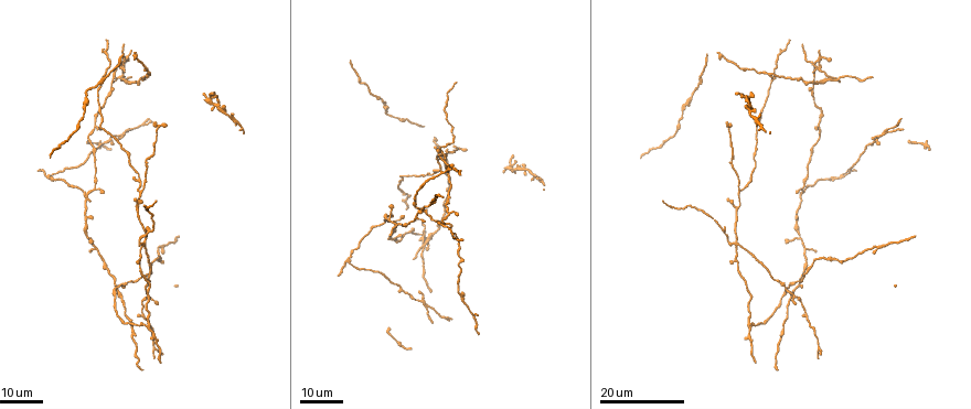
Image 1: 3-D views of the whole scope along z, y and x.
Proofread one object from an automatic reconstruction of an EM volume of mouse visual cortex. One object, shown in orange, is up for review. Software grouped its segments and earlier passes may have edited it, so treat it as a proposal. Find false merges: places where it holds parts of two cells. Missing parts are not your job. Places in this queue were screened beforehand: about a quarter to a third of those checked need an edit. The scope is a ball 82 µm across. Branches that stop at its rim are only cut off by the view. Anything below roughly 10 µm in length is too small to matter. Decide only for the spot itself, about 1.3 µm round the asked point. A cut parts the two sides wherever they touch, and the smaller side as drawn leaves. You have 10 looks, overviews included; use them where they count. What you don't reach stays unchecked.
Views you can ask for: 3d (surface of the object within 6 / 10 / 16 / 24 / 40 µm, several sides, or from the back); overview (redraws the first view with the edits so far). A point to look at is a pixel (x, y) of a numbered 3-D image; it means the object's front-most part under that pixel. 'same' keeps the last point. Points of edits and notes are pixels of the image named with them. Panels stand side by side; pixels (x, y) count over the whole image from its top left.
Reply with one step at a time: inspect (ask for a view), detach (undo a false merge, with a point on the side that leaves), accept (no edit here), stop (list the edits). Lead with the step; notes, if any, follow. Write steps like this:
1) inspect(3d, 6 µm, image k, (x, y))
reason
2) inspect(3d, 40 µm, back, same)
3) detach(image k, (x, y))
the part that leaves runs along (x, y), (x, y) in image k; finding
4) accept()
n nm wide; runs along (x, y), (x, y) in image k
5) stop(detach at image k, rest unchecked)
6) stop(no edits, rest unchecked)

inspect(3d, 24 µm, image 1, (159, 127))
three arms meet

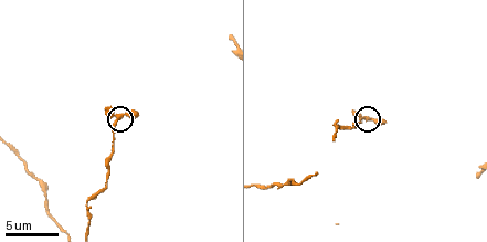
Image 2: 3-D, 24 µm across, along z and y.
inspect(3d, 6 µm, image 2, (119, 119))

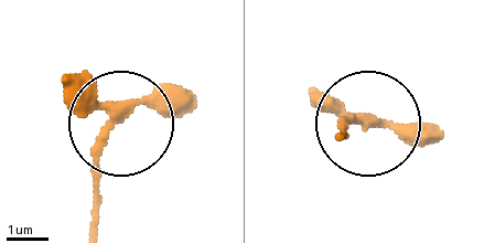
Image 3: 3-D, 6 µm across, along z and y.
accept()
200 nm wide; runs along (88, 225), (98, 151), (116, 123) in image 3; continuous, no second cell

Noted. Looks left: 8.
inspect(3d, 16 µm, image 1, (738, 191))
three-way junction

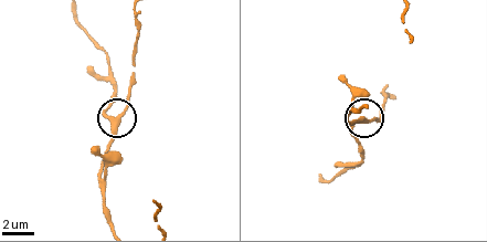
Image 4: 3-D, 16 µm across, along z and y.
inspect(3d, 10 µm, image 4, (111, 120))
zoom in

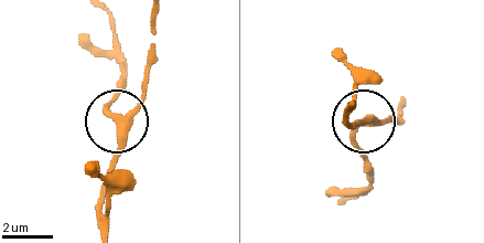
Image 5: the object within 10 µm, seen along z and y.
accept()
all the same cell

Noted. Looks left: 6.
inspect(3d, 24 µm, image 1, (738, 271))
thick turns thin

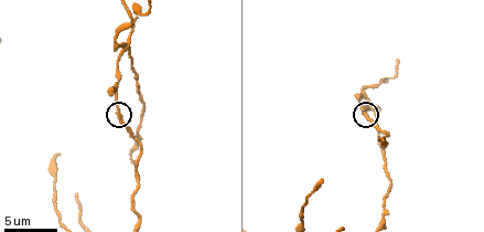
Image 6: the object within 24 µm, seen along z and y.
inspect(3d, 6 µm, image 6, (366, 114))
closer look

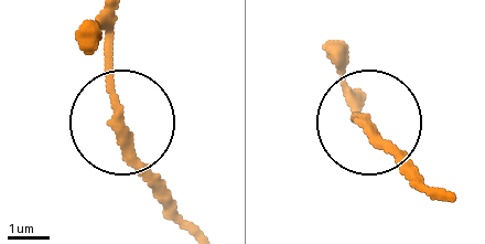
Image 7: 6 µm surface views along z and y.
inspect(3d, 6 µm, back, image 7, (369, 129))
from behind

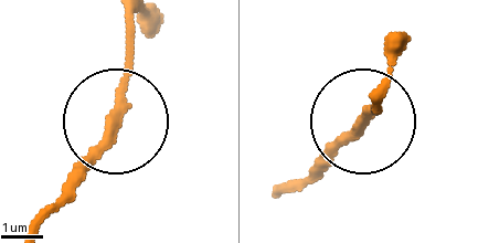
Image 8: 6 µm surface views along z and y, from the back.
accept()
runs along (282, 191), (376, 114) in image 8; continuous, no second cell

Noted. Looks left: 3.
inspect(3d, 16 µm, image 1, (118, 291))
three-way junction

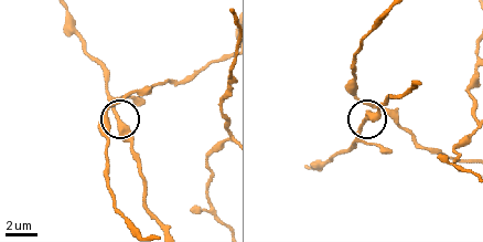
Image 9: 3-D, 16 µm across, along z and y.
inspect(3d, 6 µm, image 9, (116, 118))
closer look

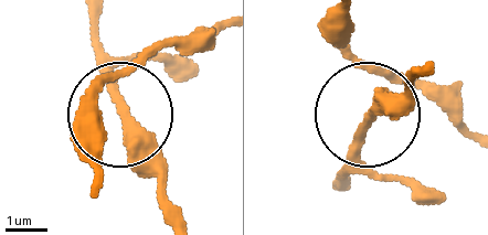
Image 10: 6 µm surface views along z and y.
accept()
230 nm wide; one cell here

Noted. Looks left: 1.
stop(no edits, rest unchecked)

